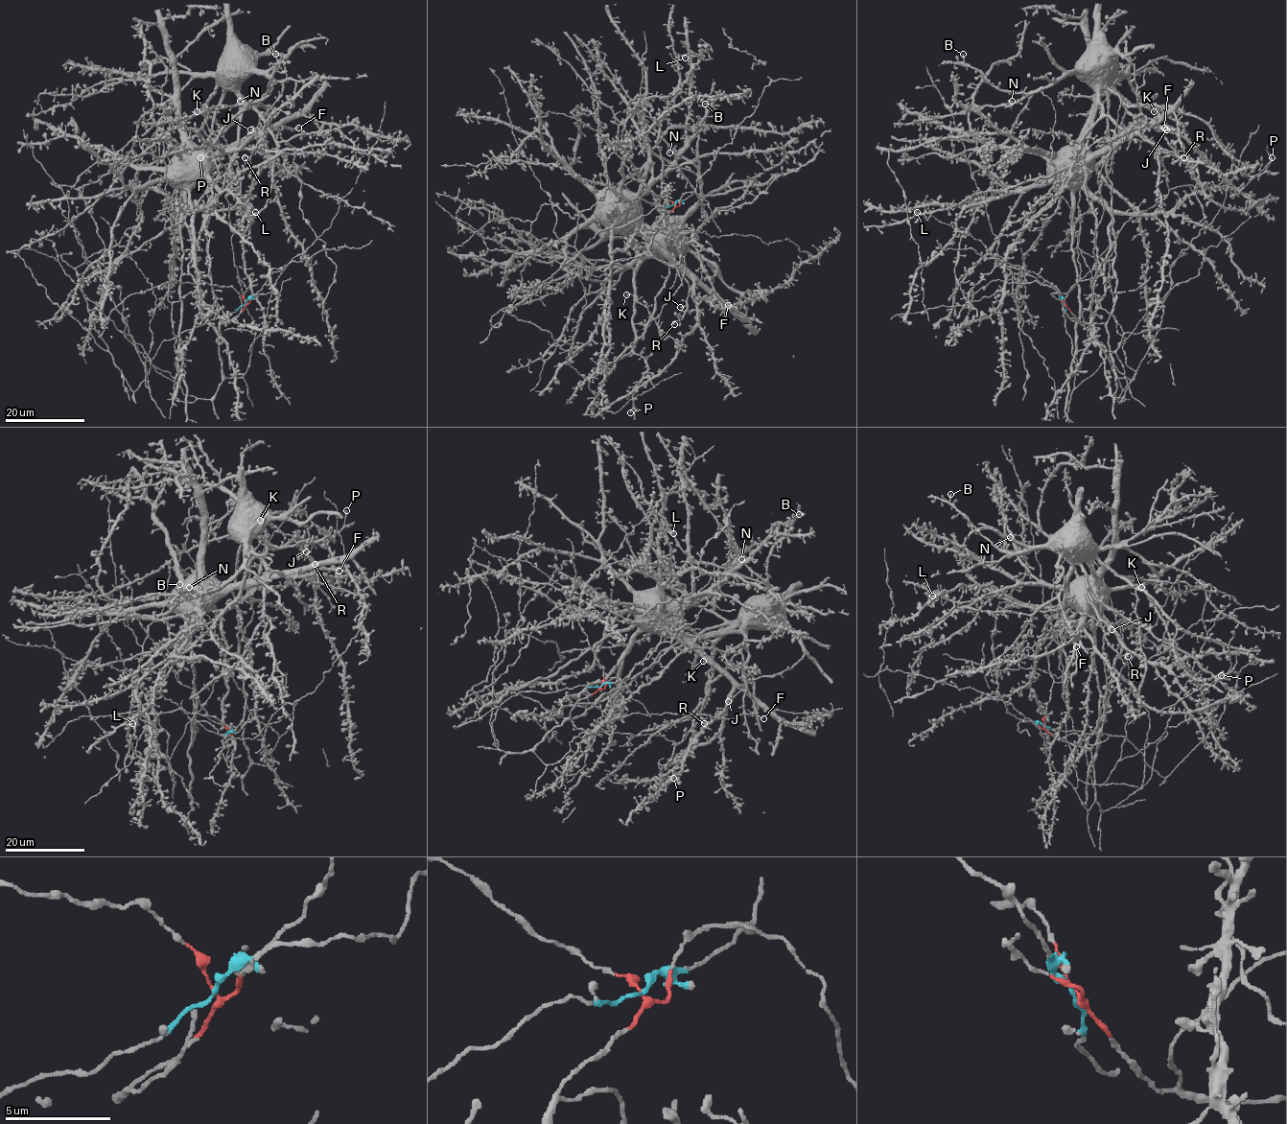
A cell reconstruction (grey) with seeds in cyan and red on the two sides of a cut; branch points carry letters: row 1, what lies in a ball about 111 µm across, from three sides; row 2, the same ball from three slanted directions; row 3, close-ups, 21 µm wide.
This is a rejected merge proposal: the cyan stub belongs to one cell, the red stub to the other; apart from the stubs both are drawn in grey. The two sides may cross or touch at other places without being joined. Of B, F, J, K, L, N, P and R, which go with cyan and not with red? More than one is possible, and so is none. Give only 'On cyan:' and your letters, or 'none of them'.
On cyan: none of them

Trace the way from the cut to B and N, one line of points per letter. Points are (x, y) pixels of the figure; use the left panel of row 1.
B: (245, 303), (222, 323), (208, 269), (207, 150), (220, 97), (252, 73), (270, 81), (269, 93), (274, 54)
N: (245, 303), (222, 323), (206, 231), (207, 150), (220, 97), (252, 73), (270, 81), (258, 101), (240, 101)

